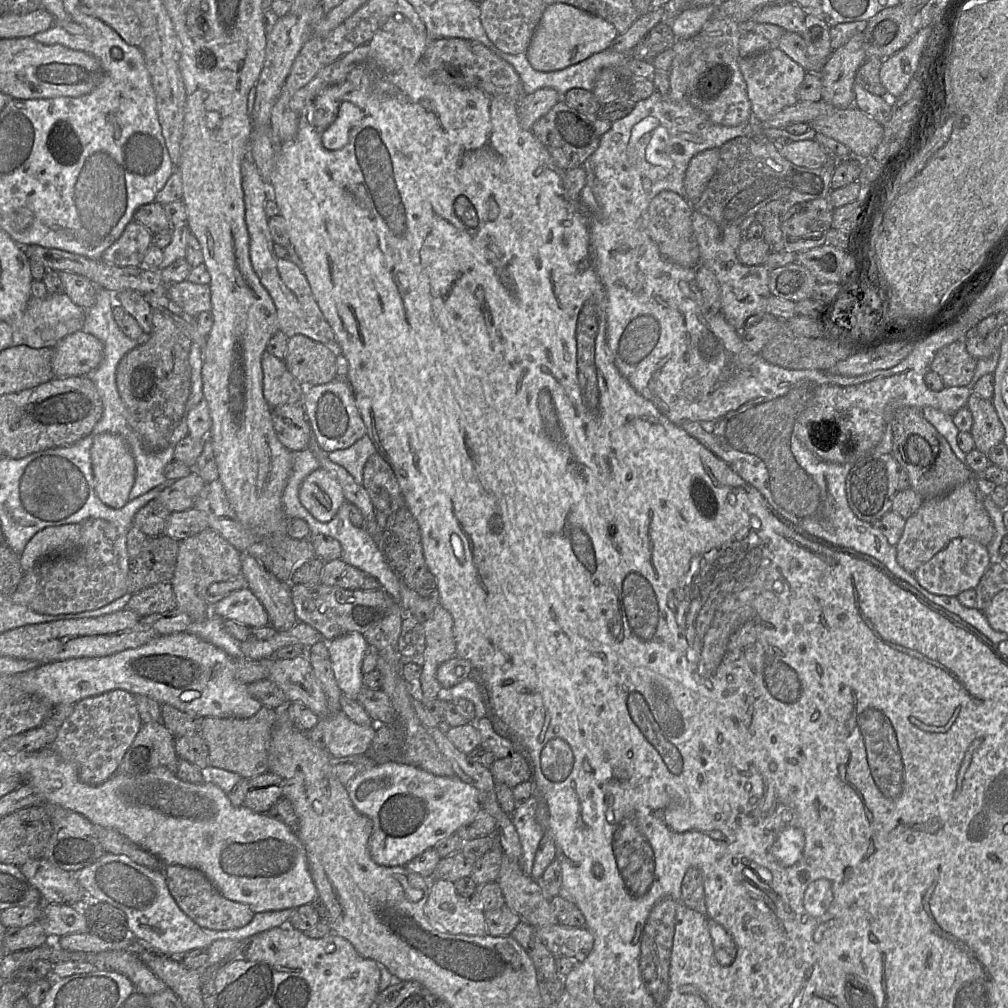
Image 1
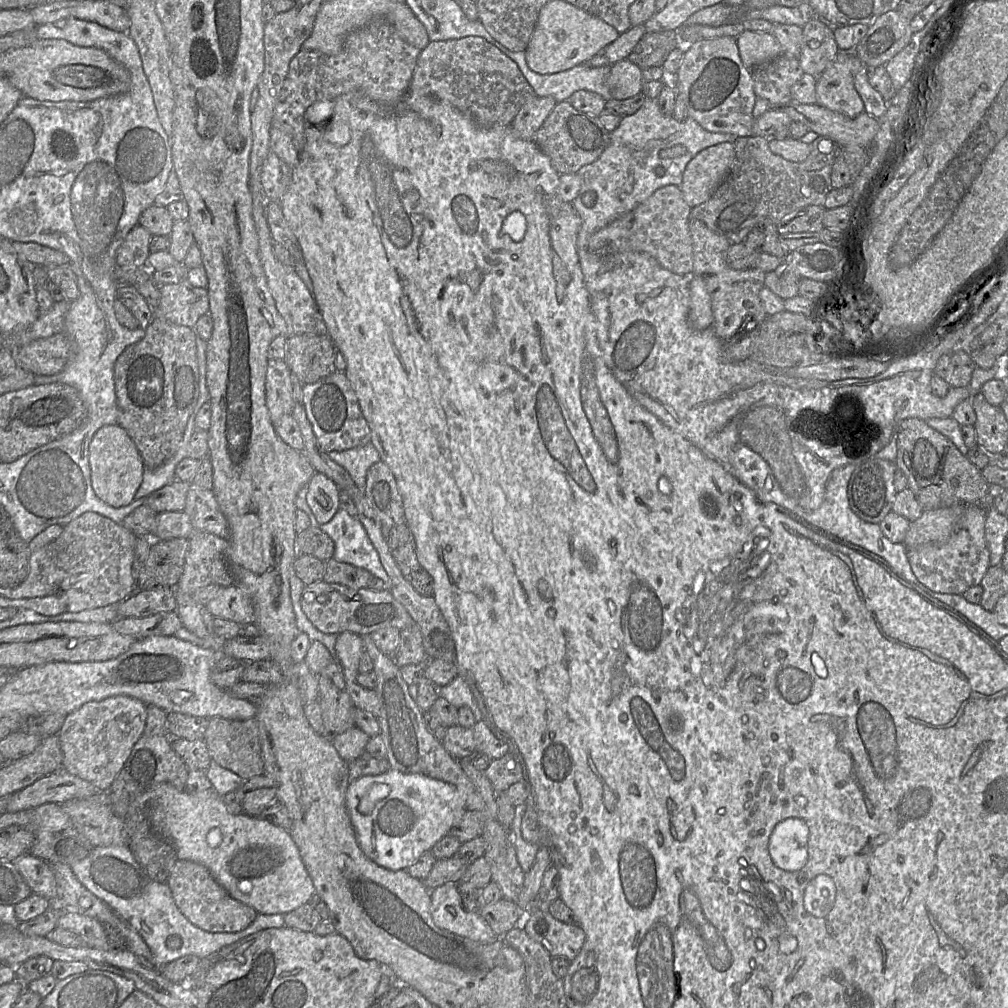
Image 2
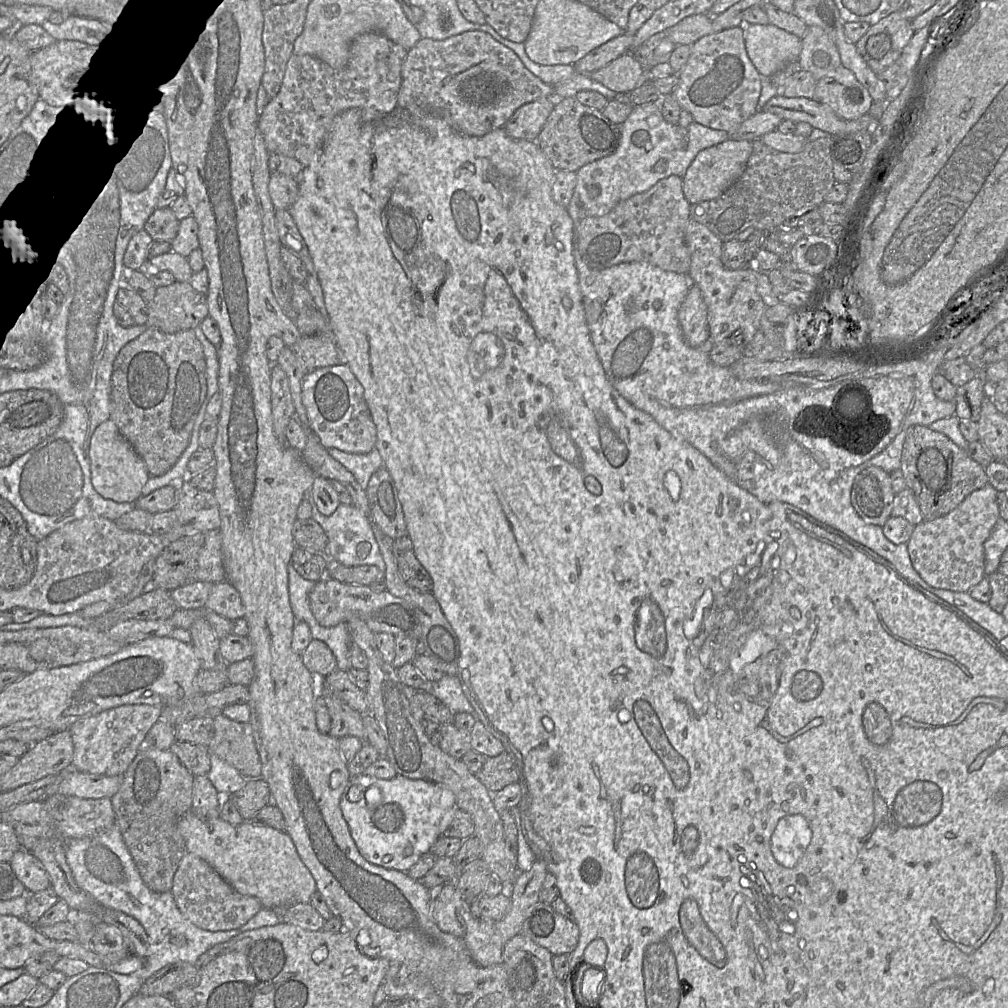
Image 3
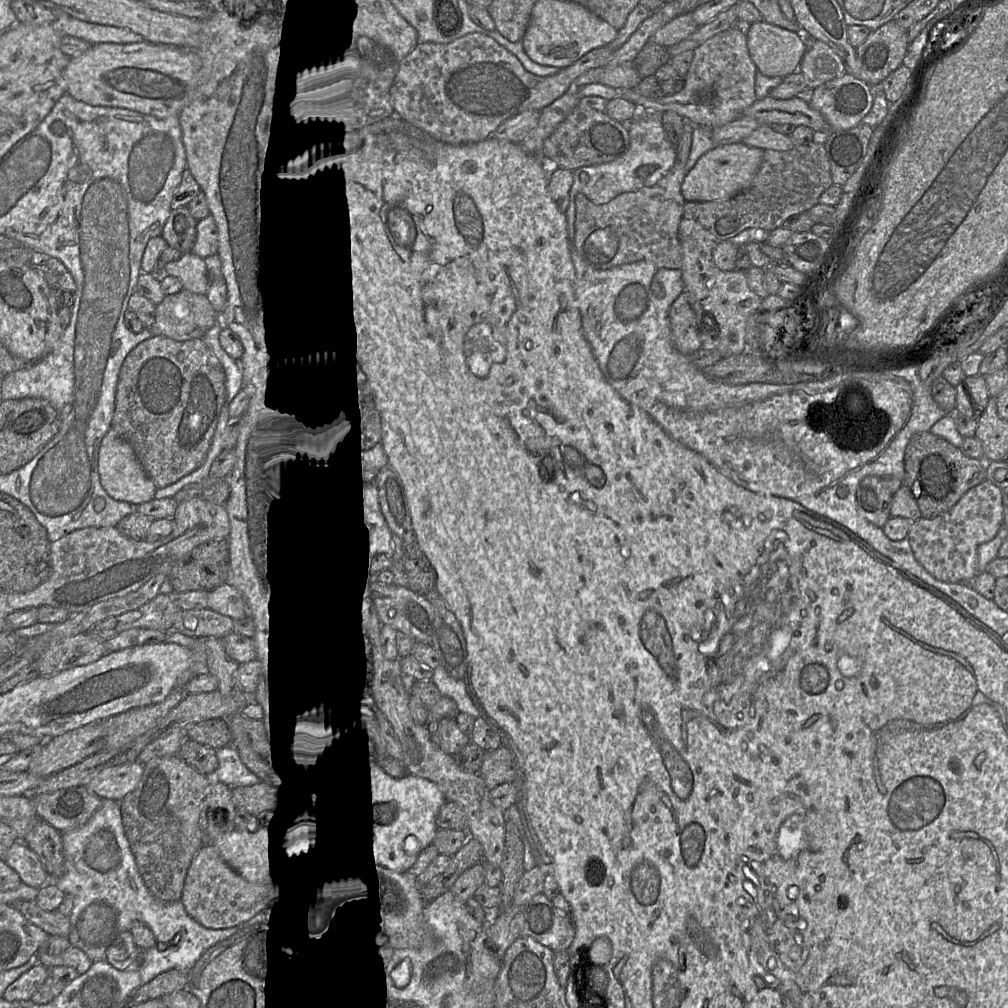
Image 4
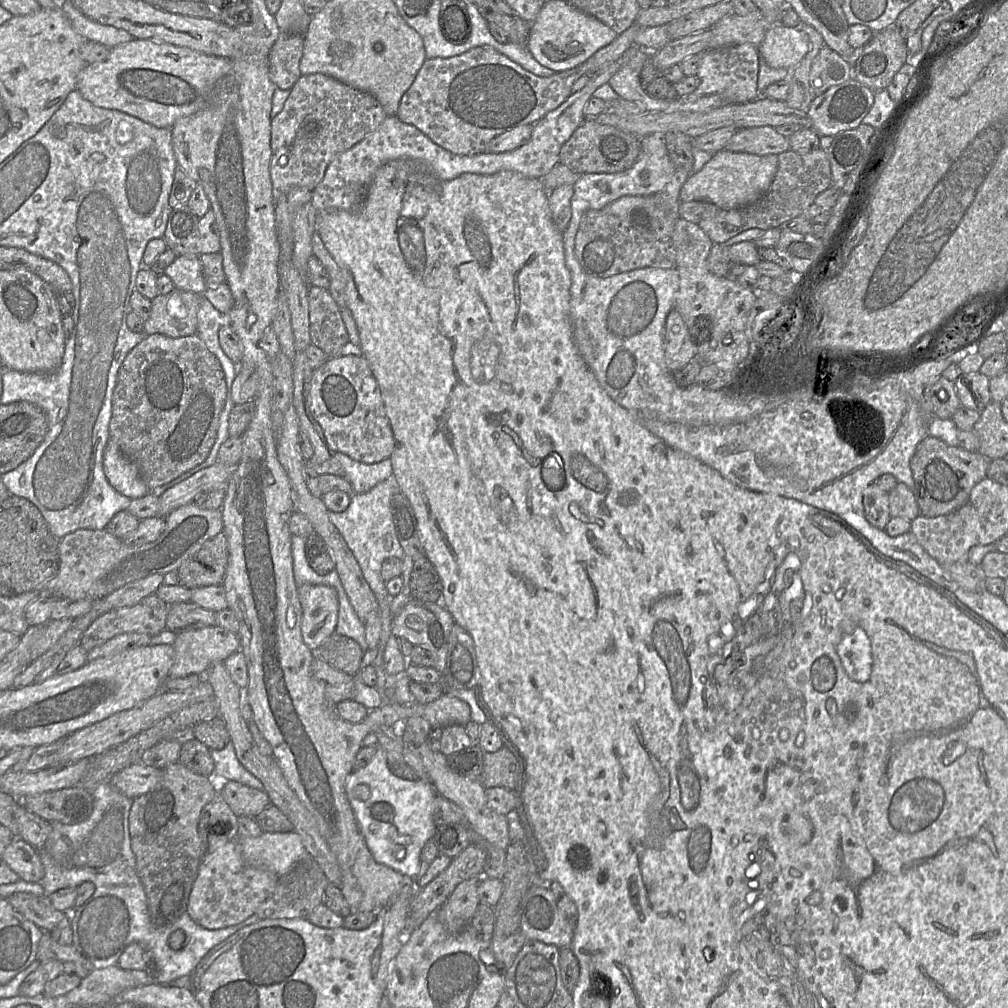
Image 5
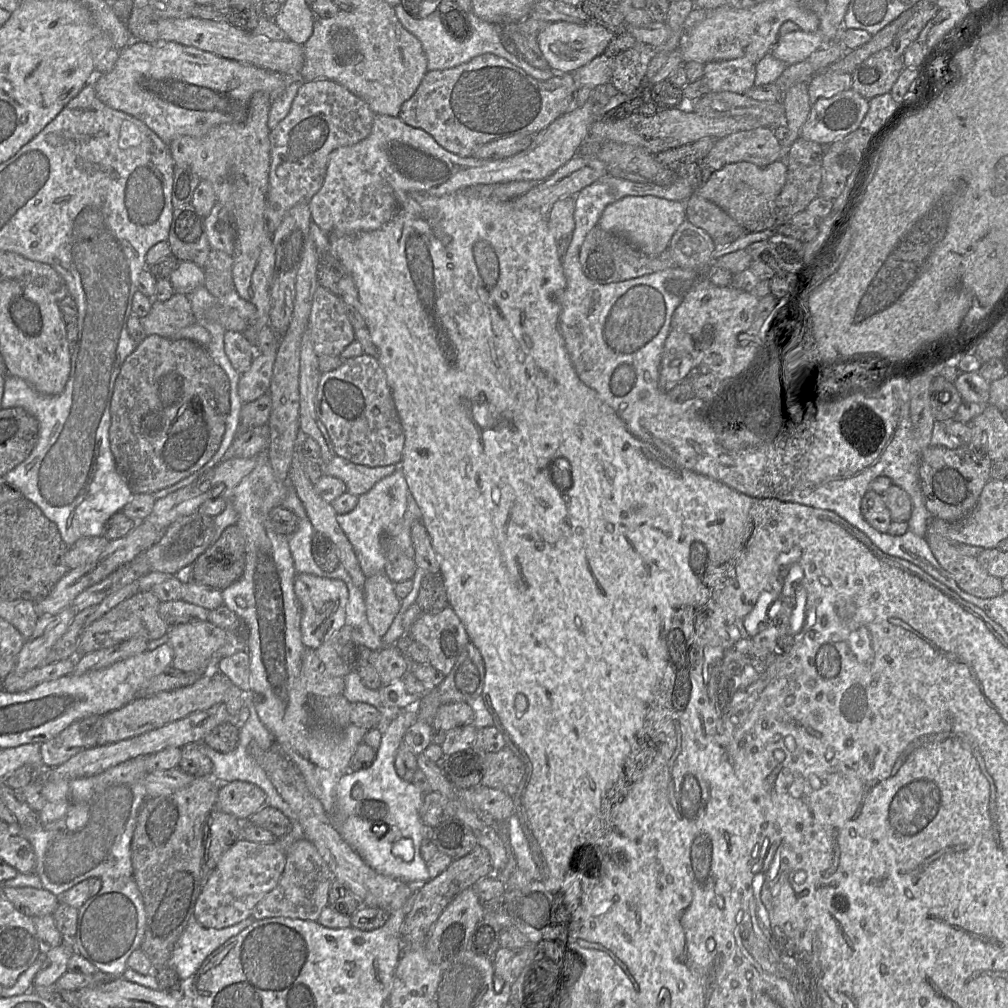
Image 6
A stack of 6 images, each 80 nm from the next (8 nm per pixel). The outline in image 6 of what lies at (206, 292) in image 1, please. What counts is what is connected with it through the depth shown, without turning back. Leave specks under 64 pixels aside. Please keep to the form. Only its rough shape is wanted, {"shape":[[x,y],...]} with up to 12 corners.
{"shape":[[187,295],[154,300],[139,319],[146,336],[171,338],[195,323]]}

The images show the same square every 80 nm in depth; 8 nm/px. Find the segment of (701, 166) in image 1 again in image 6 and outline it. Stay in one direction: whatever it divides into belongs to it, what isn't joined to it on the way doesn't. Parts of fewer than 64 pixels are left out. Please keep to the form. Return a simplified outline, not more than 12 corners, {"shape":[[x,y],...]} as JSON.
{"shape":[[736,162],[694,193],[747,232],[777,229],[774,202],[787,176]]}

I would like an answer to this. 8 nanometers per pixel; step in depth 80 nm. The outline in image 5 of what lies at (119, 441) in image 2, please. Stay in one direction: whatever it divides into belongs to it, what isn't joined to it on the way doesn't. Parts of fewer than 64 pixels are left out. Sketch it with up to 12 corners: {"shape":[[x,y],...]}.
{"shape":[[110,439],[103,471],[132,500],[150,492],[137,466]]}

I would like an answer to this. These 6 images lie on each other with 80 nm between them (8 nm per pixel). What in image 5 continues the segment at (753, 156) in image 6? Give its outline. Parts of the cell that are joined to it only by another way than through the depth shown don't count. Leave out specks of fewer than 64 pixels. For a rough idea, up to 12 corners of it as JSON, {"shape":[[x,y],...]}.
{"shape":[[775,128],[738,130],[724,149],[758,156],[790,150]]}

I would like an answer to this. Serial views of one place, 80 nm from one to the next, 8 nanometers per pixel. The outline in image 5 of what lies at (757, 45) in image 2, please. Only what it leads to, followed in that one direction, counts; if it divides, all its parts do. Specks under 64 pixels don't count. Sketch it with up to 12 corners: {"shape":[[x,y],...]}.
{"shape":[[772,25],[757,47],[773,68],[792,70],[808,53],[808,36]]}

